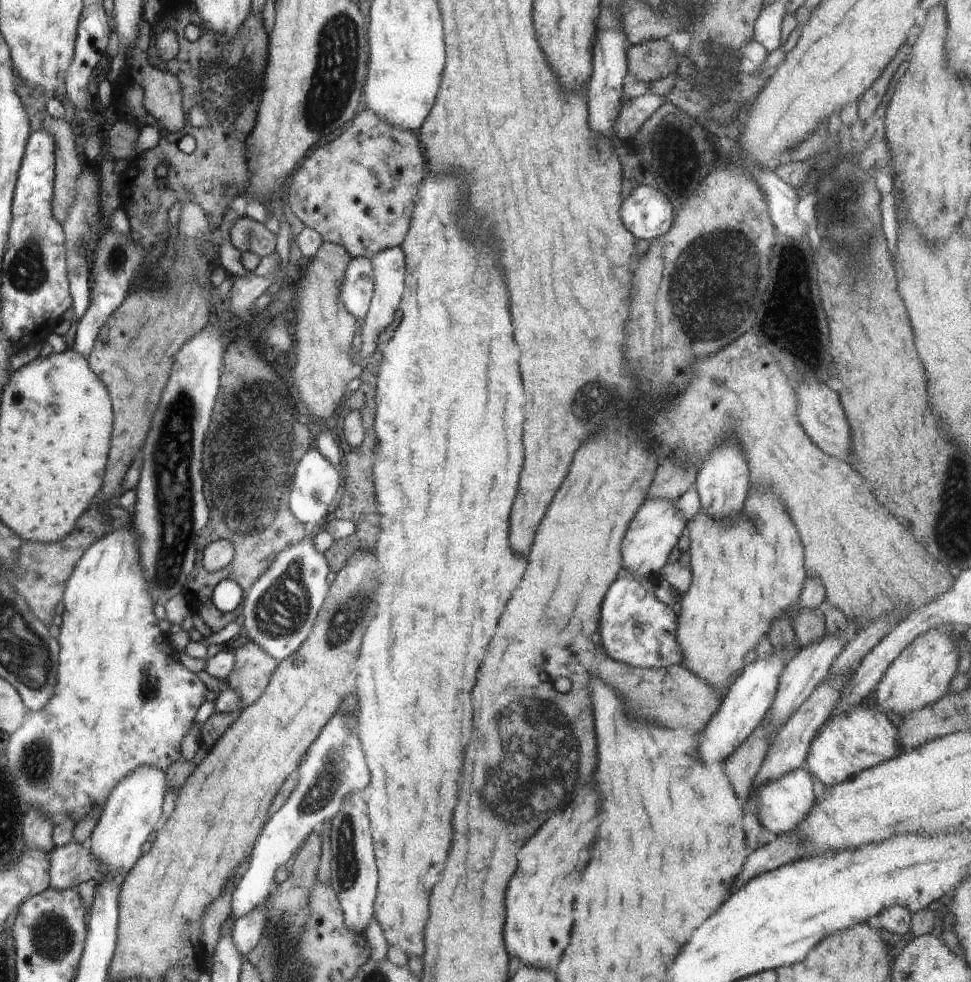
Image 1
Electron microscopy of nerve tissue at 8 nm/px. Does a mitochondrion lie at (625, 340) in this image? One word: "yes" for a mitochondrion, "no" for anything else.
no

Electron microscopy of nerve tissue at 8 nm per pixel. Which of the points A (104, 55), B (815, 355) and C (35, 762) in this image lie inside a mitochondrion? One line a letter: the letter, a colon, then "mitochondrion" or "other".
A: other
B: mitochondrion
C: mitochondrion

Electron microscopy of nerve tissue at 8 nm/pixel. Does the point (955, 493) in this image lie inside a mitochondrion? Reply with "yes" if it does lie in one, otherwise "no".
yes

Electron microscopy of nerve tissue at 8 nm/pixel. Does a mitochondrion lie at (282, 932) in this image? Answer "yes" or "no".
yes

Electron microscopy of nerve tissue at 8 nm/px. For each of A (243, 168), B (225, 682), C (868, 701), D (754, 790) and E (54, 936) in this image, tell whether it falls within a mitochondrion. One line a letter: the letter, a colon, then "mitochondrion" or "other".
A: other
B: other
C: other
D: other
E: mitochondrion

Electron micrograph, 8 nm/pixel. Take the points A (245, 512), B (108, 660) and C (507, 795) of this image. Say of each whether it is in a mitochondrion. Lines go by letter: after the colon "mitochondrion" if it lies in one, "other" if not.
A: mitochondrion
B: other
C: mitochondrion

